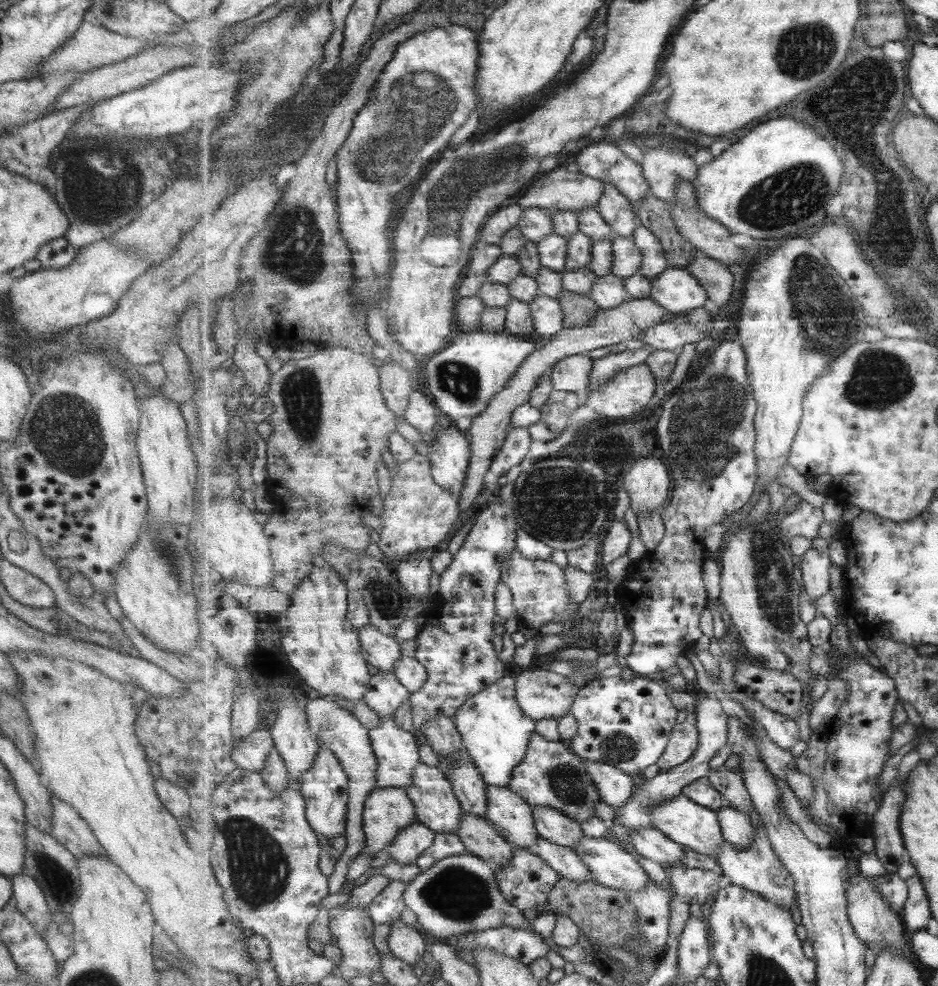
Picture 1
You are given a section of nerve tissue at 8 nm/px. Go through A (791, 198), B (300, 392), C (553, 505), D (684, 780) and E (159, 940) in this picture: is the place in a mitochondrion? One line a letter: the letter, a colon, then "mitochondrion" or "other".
A: mitochondrion
B: mitochondrion
C: mitochondrion
D: other
E: other

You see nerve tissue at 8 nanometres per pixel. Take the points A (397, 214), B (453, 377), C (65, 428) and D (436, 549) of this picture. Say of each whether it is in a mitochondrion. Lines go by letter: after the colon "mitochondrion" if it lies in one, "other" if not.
A: other
B: mitochondrion
C: mitochondrion
D: other

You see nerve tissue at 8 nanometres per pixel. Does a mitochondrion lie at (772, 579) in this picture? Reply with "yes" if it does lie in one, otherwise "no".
yes

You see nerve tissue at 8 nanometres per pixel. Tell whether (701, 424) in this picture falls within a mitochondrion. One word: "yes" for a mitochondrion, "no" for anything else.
yes

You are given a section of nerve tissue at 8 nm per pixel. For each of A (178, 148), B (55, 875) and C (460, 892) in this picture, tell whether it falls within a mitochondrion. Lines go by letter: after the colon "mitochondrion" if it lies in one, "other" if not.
A: other
B: mitochondrion
C: mitochondrion

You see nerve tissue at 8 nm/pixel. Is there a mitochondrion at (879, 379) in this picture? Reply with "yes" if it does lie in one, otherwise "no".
yes

